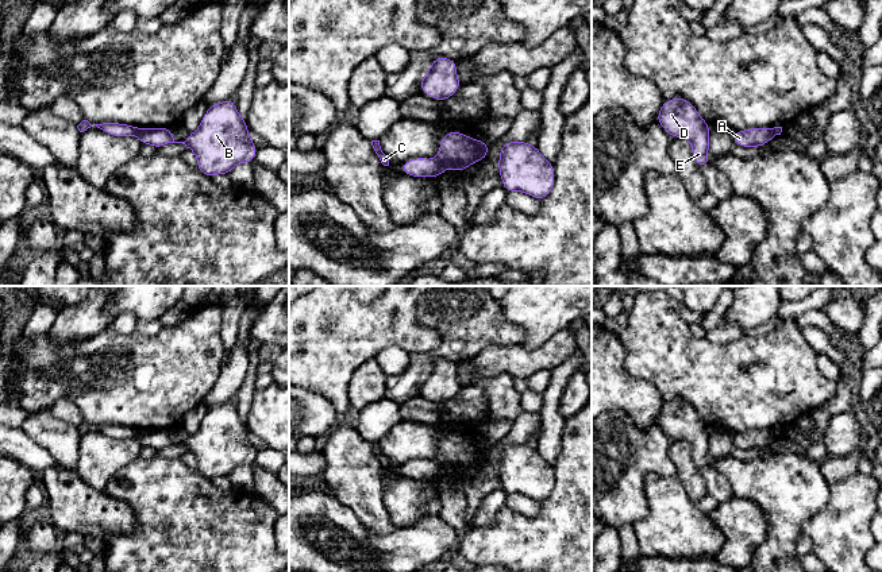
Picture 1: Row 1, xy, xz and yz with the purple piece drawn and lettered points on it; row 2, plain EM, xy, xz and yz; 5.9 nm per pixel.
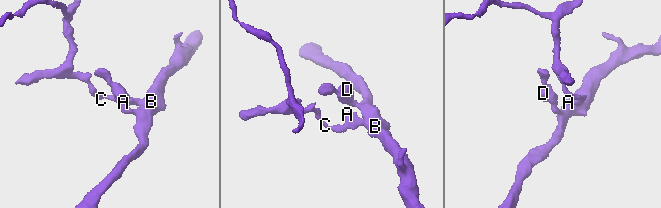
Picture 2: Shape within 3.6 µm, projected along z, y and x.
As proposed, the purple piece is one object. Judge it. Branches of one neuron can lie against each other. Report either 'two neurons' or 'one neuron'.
two neurons

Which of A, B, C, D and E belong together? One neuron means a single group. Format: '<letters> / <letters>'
A B D E / C

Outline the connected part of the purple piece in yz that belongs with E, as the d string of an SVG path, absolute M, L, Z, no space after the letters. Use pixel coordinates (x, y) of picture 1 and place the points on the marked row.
M679 96L663 101L656 121L671 138L685 138L692 143L693 158L698 167L710 165L708 158L710 124L700 116L690 101Z

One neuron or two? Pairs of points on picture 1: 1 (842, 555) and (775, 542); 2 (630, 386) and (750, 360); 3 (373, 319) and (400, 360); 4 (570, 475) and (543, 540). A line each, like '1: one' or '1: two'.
1: two
2: two
3: two
4: one

